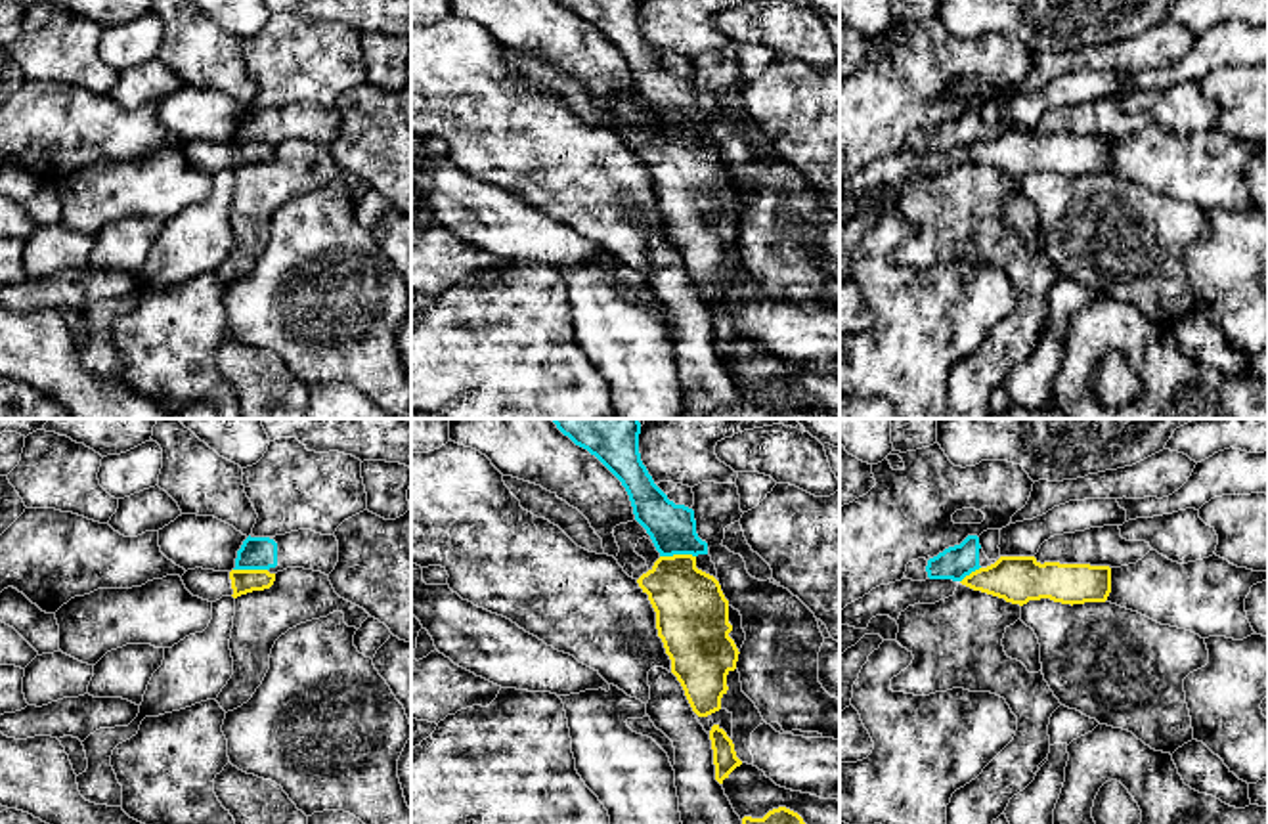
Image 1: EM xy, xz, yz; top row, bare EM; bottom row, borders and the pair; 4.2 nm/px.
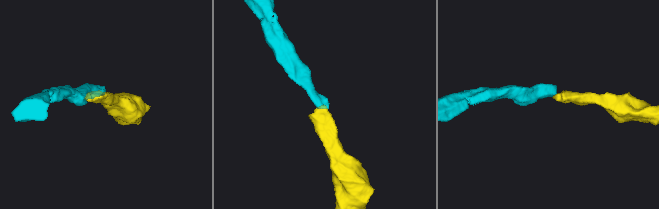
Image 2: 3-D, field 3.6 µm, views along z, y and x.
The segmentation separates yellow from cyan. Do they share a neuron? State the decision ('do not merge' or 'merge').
do not merge

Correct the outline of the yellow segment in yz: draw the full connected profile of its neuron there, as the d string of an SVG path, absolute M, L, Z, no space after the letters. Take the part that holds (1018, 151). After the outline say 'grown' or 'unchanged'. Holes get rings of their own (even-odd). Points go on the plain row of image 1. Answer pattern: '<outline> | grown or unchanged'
M1000 128L995 136L972 143L960 155L1019 178L1040 170L1073 178L1105 174L1111 164L1111 140L1040 136L1035 128Z | unchanged

